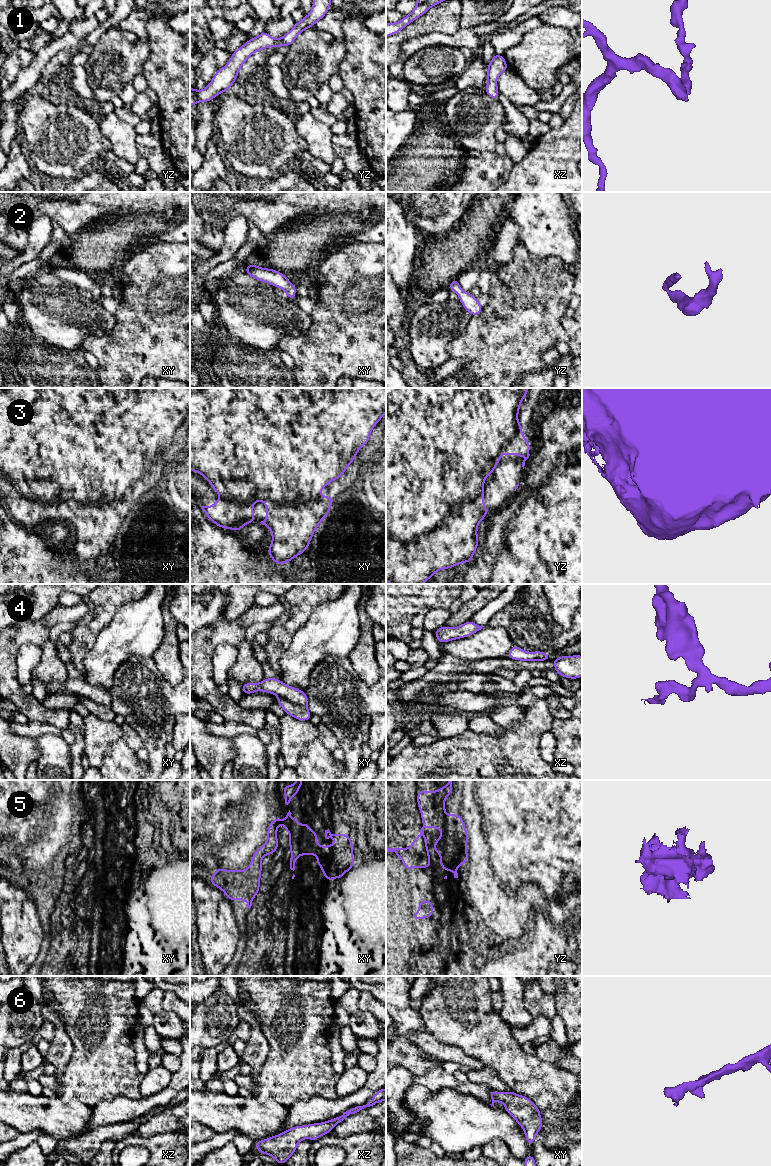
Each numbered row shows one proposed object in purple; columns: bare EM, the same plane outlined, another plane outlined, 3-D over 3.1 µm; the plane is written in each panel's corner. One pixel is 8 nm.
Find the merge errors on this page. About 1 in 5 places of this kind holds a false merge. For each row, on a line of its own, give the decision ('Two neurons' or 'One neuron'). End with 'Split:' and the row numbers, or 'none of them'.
1: One neuron
2: One neuron
3: One neuron
4: One neuron
5: Two neurons
6: One neuron
Split: 5

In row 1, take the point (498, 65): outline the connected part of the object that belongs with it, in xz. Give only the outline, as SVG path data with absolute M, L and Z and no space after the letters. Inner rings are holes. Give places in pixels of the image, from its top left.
M494 54L491 62L487 66L487 85L486 94L494 100L498 100L500 92L497 88L497 78L501 73L509 69L503 55Z

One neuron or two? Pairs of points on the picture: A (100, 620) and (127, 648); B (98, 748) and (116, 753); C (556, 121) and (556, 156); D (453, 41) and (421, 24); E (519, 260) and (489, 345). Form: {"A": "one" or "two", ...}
{"A": "two", "B": "two", "C": "two", "D": "two", "E": "one"}

